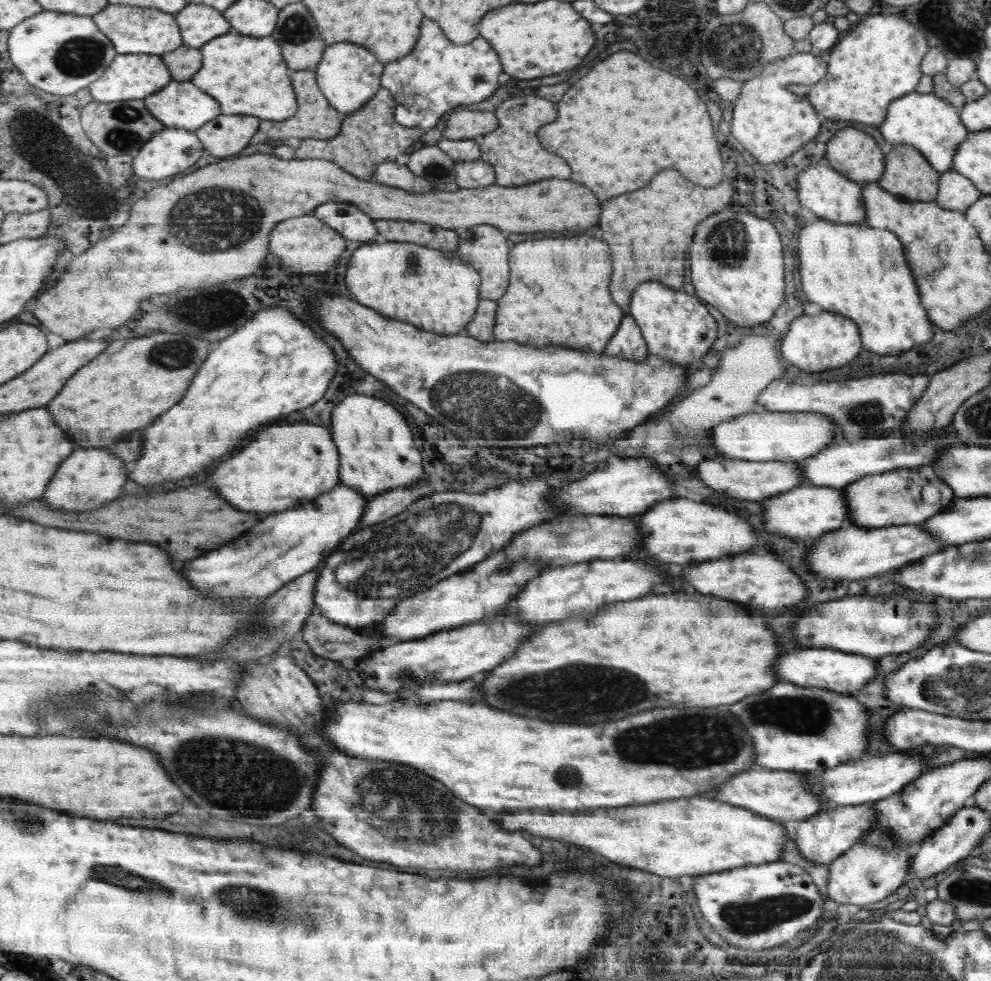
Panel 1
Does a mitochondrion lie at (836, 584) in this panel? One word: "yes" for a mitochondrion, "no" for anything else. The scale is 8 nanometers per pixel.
no

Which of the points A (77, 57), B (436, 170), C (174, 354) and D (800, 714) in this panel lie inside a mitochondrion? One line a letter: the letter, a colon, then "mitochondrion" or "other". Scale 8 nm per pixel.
A: mitochondrion
B: mitochondrion
C: mitochondrion
D: mitochondrion

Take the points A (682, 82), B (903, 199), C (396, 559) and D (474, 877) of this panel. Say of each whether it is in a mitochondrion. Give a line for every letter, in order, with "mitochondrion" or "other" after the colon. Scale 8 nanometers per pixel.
A: other
B: other
C: mitochondrion
D: other

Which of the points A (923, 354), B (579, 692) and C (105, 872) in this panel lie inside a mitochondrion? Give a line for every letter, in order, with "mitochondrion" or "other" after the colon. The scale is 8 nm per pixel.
A: other
B: mitochondrion
C: mitochondrion

